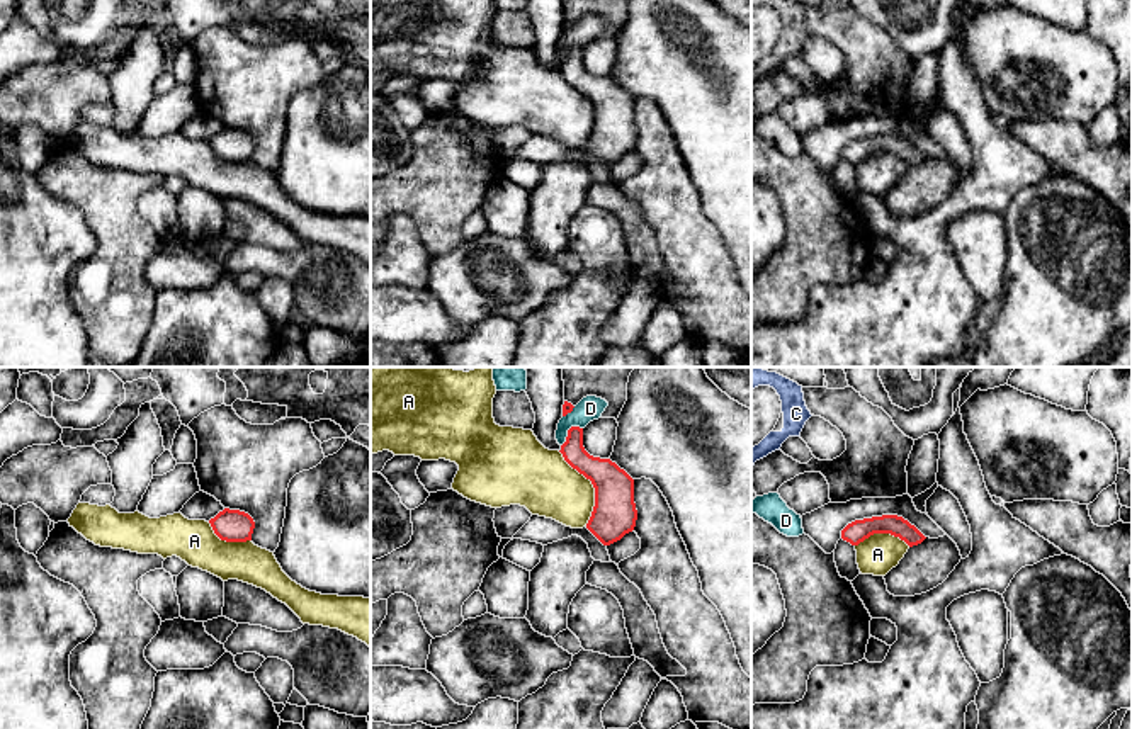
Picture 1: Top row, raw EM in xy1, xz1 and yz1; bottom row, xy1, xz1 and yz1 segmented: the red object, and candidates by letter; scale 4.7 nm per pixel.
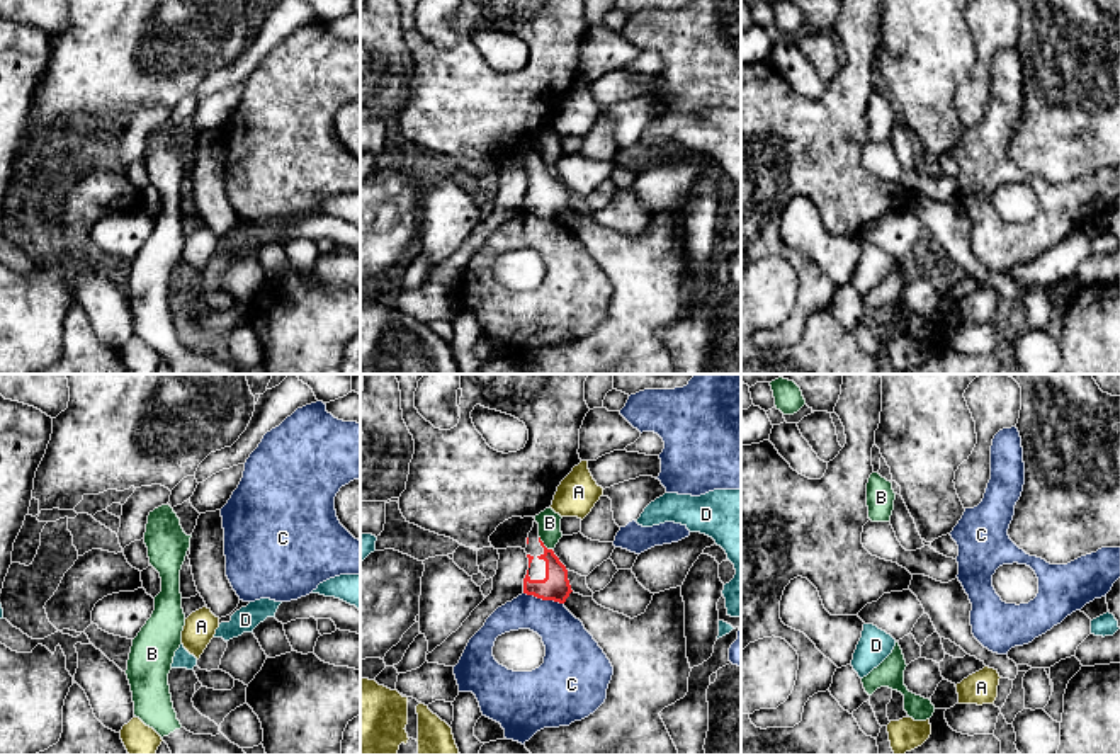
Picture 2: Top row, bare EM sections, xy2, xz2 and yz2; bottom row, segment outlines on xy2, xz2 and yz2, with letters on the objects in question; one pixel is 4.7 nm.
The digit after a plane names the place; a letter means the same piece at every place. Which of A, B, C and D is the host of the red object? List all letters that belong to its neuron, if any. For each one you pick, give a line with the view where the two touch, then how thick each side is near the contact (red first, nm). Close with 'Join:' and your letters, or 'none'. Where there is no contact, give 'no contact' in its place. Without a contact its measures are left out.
Join: none

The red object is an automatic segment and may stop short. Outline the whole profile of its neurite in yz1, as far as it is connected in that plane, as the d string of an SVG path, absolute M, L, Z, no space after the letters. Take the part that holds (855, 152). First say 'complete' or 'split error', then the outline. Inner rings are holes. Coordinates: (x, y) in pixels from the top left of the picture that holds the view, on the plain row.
complete | M897 134L855 139L841 150L841 158L852 165L858 165L874 153L891 153L904 160L909 167L926 158L914 144Z

